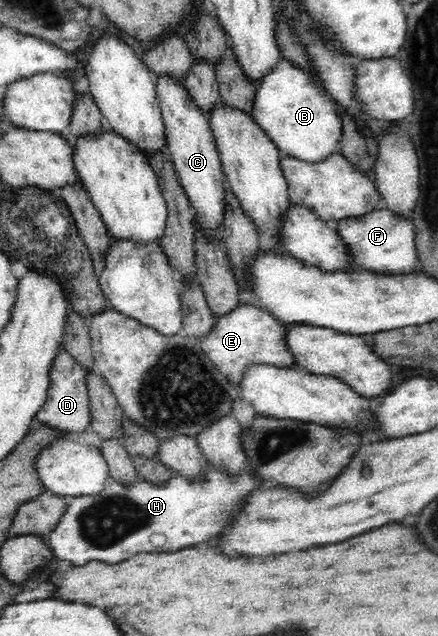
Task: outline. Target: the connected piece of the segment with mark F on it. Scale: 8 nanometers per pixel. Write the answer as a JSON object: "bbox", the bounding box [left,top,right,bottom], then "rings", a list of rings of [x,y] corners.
{"bbox":[336,208,418,275],"rings":[[[388,208],[374,209],[362,216],[339,220],[336,232],[340,240],[346,243],[351,262],[361,270],[383,275],[403,275],[411,273],[418,264],[414,221],[394,215]]]}

